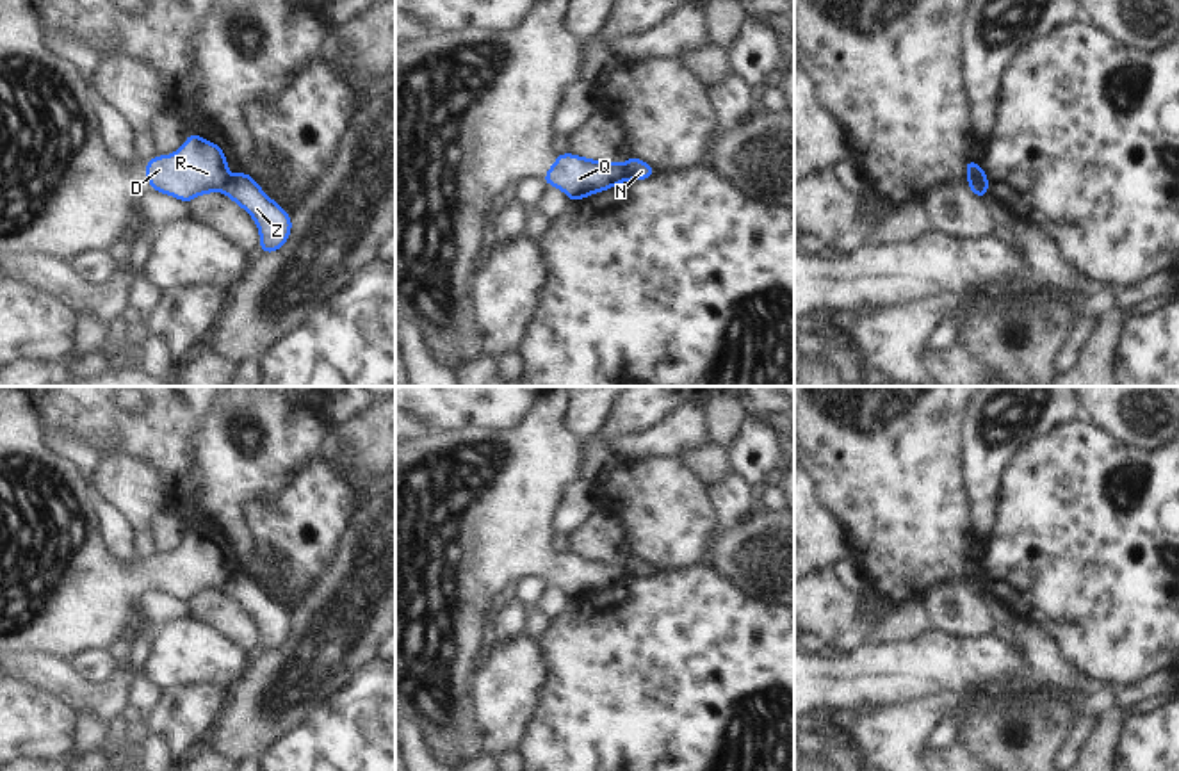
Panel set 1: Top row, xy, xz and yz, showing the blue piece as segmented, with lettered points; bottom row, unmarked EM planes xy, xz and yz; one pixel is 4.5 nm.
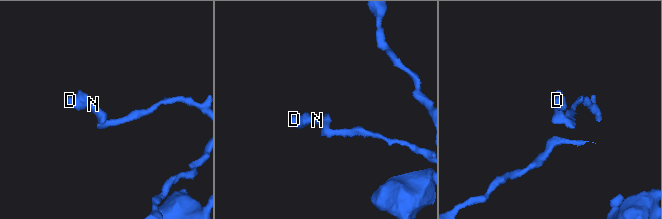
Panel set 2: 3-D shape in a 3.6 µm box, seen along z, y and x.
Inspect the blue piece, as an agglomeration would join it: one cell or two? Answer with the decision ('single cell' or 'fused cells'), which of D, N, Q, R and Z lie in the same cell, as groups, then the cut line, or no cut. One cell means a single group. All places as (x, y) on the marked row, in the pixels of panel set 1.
fused cells; D Q R / N Z; cut in yz along (967, 178), (985, 186)

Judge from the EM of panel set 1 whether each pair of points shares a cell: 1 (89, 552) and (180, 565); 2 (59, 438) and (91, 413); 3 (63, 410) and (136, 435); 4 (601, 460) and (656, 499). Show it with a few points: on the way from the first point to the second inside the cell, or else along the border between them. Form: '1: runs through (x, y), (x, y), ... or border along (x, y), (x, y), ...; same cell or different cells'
1: runs through (113, 574), (157, 574); same cell
2: border along (45, 428), (75, 433), (98, 453); different cells
3: runs through (81, 410), (86, 410), (105, 430), (118, 431); same cell
4: border along (622, 458), (606, 479), (595, 483); different cells

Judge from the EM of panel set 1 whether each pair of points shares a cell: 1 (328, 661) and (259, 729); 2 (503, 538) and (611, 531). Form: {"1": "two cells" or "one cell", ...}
{"1": "one cell", "2": "two cells"}

